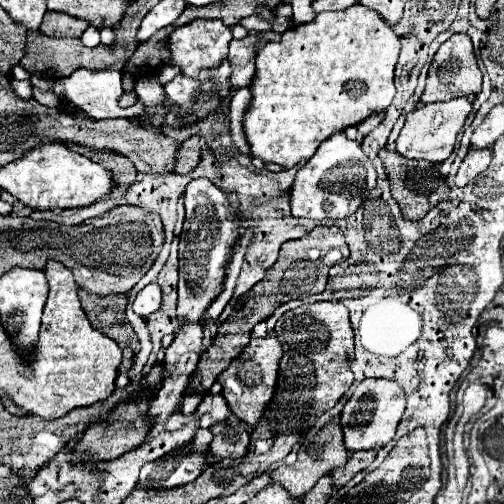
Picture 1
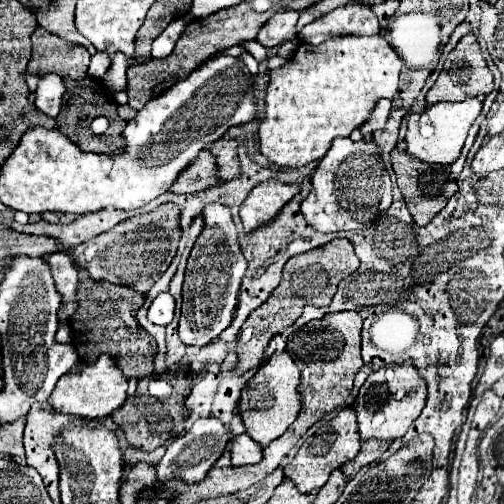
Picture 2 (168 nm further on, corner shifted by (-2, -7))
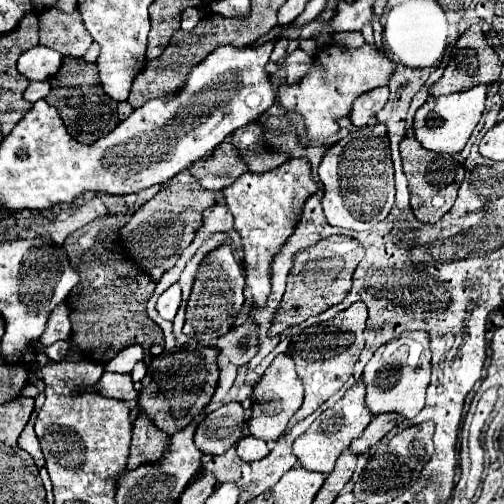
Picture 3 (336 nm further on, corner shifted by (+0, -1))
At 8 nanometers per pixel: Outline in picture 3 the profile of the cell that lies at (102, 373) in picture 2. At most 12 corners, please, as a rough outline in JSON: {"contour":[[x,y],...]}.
{"contour":[[104,372],[96,390],[118,400],[136,400],[130,374]]}

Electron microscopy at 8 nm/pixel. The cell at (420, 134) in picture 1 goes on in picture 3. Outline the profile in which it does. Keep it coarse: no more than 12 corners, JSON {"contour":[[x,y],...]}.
{"contour":[[486,86],[428,96],[416,140],[460,152],[484,114]]}

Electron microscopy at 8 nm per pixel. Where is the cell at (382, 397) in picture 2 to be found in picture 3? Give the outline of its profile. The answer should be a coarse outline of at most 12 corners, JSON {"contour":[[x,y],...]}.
{"contour":[[408,330],[366,364],[374,416],[414,418],[430,382],[430,334]]}

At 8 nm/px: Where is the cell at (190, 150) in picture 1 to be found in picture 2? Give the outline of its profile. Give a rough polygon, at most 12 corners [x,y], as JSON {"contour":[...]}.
{"contour":[[216,140],[210,146],[218,178],[240,174],[236,140]]}

